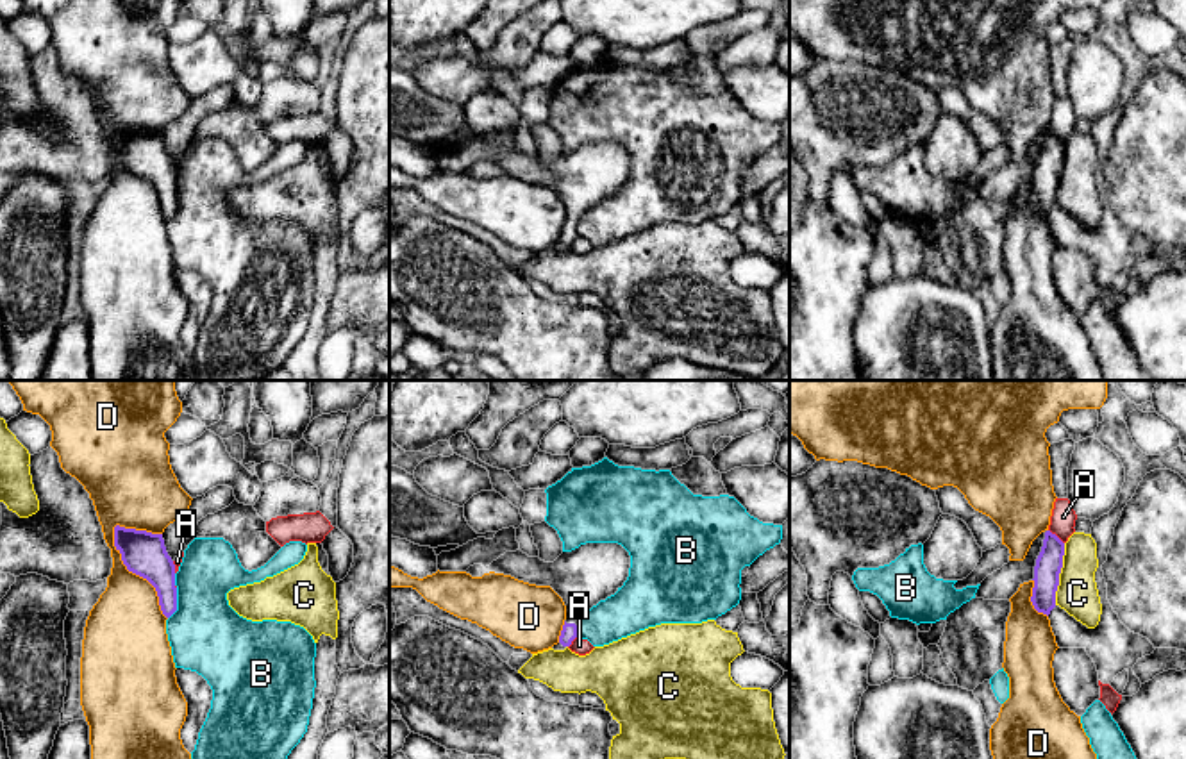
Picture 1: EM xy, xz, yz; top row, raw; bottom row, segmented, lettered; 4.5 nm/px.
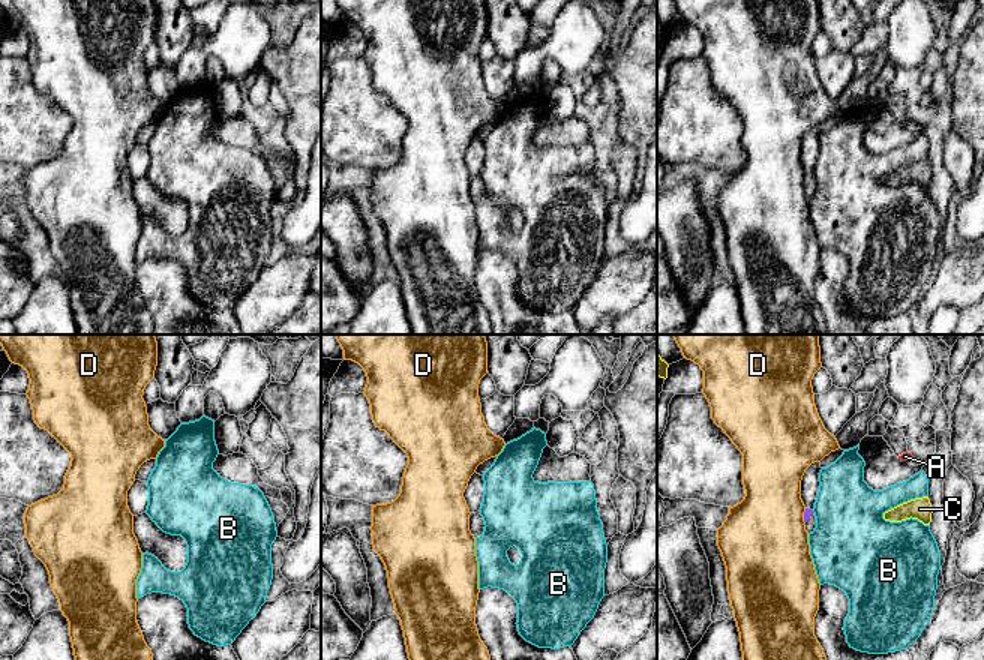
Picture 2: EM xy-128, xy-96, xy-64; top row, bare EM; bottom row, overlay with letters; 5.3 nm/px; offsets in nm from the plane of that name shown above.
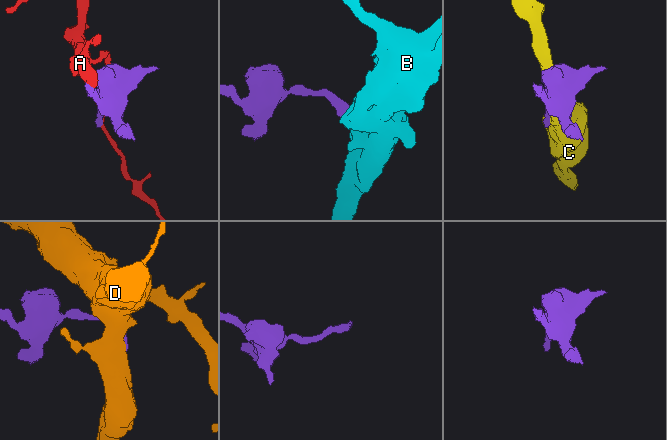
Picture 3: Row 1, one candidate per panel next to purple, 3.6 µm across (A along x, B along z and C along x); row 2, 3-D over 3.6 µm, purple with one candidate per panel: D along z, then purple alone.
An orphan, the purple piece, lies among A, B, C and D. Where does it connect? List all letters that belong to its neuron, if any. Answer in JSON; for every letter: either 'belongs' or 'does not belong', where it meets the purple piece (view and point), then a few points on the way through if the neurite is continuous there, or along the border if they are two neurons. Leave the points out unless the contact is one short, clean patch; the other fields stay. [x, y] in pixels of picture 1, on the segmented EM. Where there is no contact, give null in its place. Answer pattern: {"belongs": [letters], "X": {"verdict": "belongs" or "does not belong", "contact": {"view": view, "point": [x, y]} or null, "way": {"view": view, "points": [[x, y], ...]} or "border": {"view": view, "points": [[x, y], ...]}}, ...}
{"belongs": [], "A": {"verdict": "does not belong", "contact": {"view": "yz", "point": [1056, 536]}}, "B": {"verdict": "does not belong", "contact": {"view": "xy", "point": [175, 604]}, "border": {"view": "xy", "points": [[177, 588], [177, 609], [168, 618]]}}, "C": {"verdict": "does not belong", "contact": {"view": "yz", "point": [1060, 572]}}, "D": {"verdict": "does not belong", "contact": {"view": "xy", "point": [134, 572]}}}

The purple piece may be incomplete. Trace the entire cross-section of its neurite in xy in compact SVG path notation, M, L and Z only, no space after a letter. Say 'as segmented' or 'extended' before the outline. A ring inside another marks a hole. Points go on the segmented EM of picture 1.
as segmented; M116 525L114 546L127 570L155 588L161 611L170 618L177 611L175 564L166 552L163 534Z

